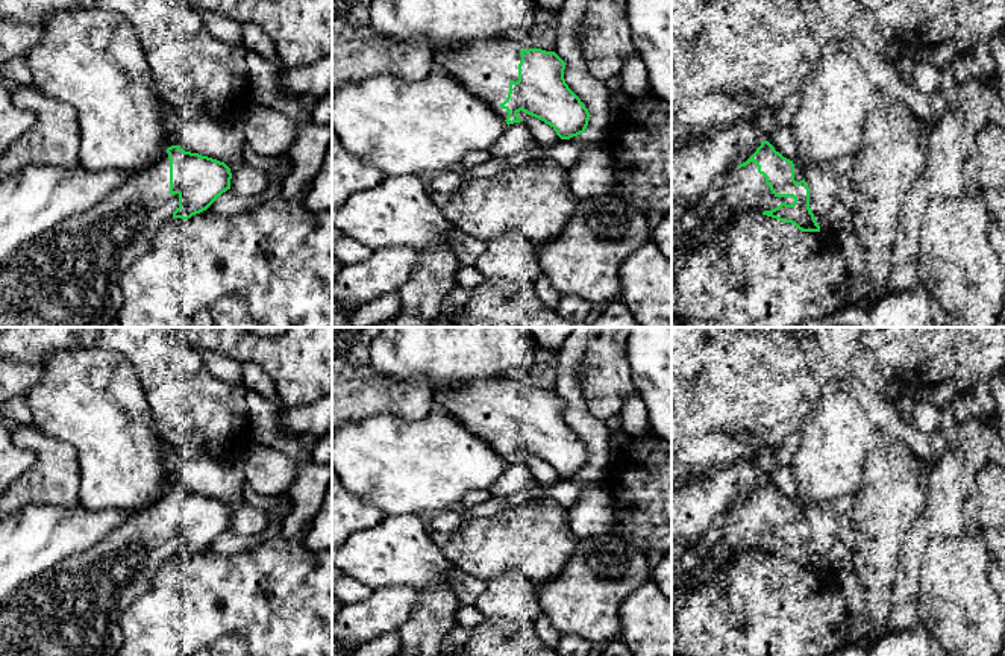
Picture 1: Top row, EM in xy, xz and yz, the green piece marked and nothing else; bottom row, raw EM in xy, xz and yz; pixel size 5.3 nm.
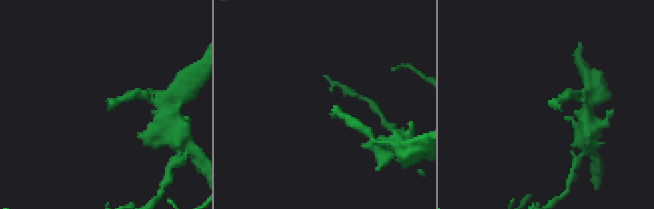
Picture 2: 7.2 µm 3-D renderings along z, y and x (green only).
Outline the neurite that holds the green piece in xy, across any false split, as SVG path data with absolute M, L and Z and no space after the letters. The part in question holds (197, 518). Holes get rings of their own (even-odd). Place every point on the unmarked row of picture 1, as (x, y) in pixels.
M171 485L159 500L129 515L129 520L82 553L30 579L0 603L0 656L115 656L123 644L121 614L146 594L161 565L170 558L188 559L206 550L230 529L230 508L217 498Z

